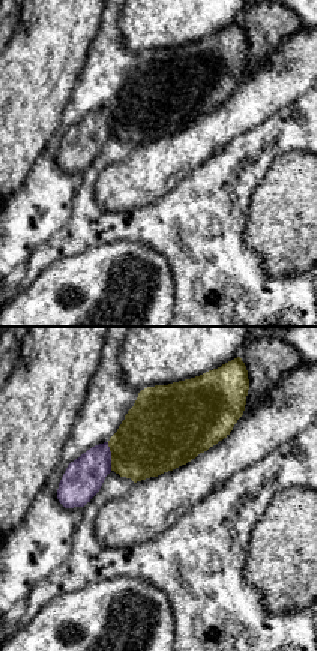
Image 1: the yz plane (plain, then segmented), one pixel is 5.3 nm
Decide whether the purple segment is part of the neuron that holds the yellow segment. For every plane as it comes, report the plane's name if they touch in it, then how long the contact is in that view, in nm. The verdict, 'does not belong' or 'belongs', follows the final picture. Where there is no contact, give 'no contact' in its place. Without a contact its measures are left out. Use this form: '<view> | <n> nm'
yz | 150 nm

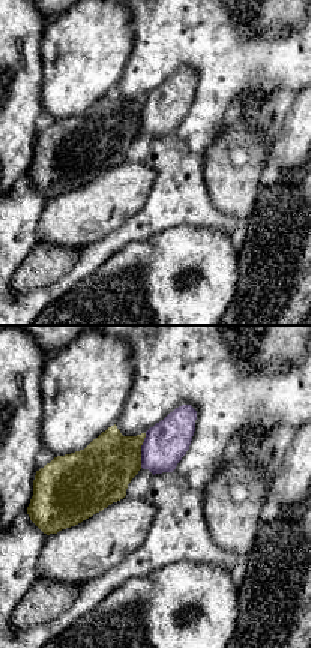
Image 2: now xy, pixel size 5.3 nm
xy | 190 nm

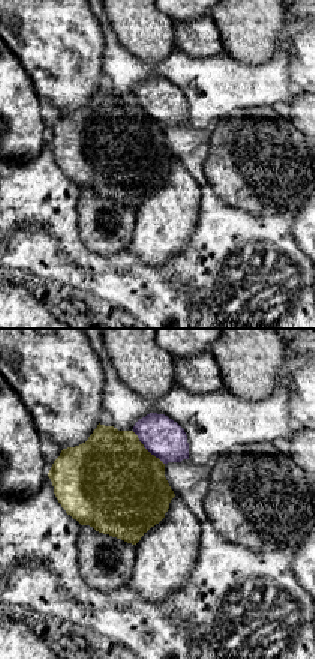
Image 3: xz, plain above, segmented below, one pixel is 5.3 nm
xz | 260 nm

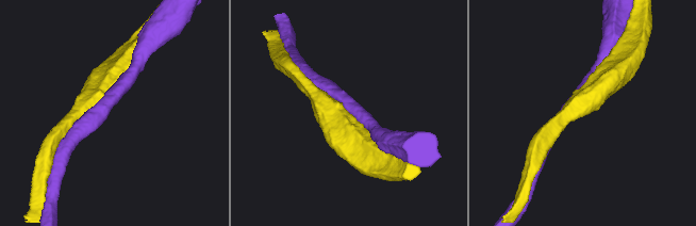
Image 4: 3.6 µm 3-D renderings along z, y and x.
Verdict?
does not belong

